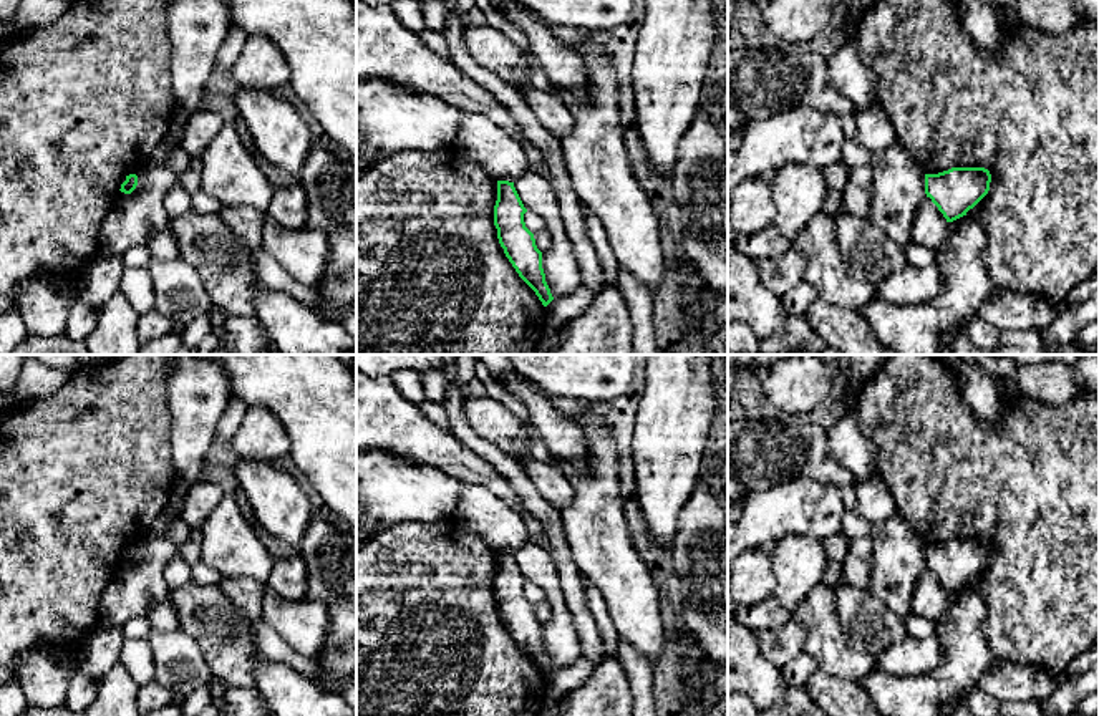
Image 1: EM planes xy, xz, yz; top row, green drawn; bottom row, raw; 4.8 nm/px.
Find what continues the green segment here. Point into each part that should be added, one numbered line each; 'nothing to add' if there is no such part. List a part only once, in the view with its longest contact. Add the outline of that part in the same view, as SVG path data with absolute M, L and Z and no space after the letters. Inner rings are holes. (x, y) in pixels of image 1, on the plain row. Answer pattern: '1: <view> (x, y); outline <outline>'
nothing to add

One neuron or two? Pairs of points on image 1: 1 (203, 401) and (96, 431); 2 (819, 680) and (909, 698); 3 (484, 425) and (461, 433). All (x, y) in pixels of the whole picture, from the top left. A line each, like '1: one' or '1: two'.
1: two
2: two
3: two

